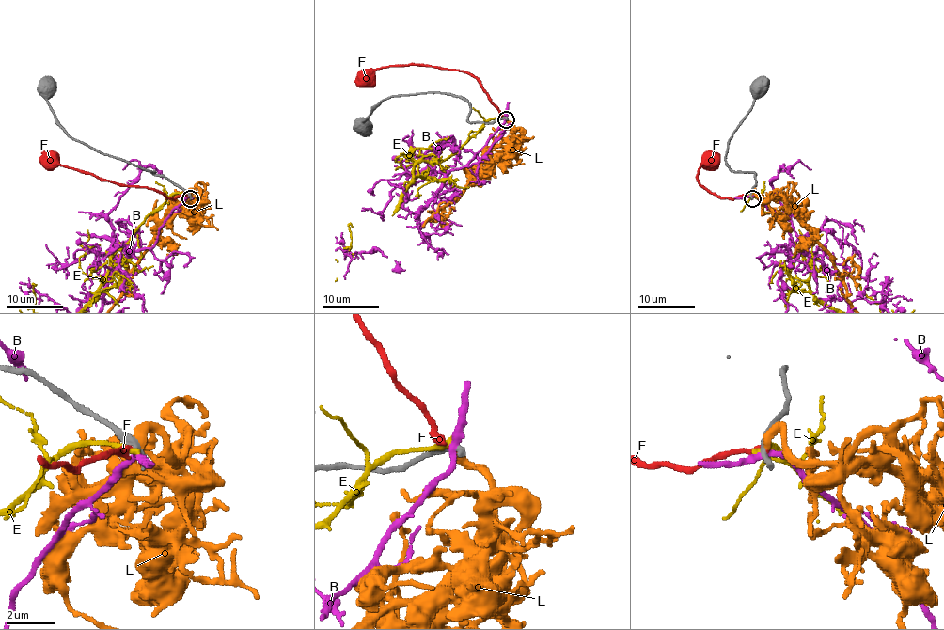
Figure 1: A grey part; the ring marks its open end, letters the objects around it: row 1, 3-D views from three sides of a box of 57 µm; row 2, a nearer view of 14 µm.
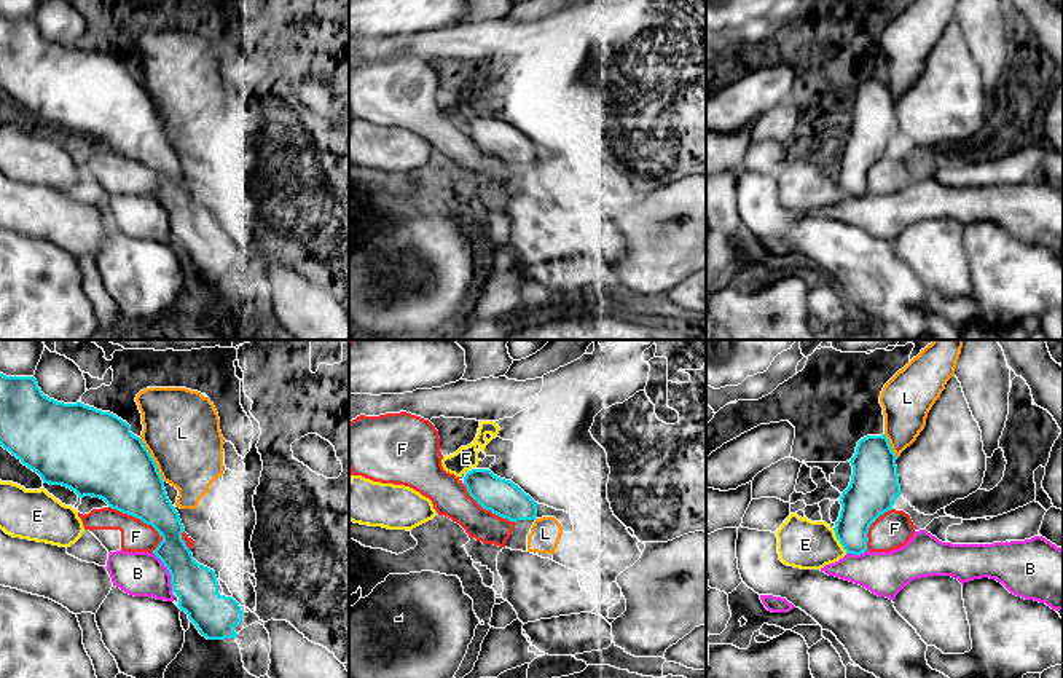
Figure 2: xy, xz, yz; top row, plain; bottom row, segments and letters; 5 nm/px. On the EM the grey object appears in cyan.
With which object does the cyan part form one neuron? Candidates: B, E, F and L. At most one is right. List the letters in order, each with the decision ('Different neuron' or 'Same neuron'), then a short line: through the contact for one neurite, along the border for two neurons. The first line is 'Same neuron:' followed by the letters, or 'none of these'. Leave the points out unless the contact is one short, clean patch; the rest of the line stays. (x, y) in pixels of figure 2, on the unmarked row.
Same neuron: none of these
B: Different neuron. Line: xy (153, 195), (166, 211), (172, 233)
E: Different neuron. Line: yz (832, 171), (847, 195)
F: Different neuron
L: Different neuron. Line: xy (139, 80), (164, 123)

